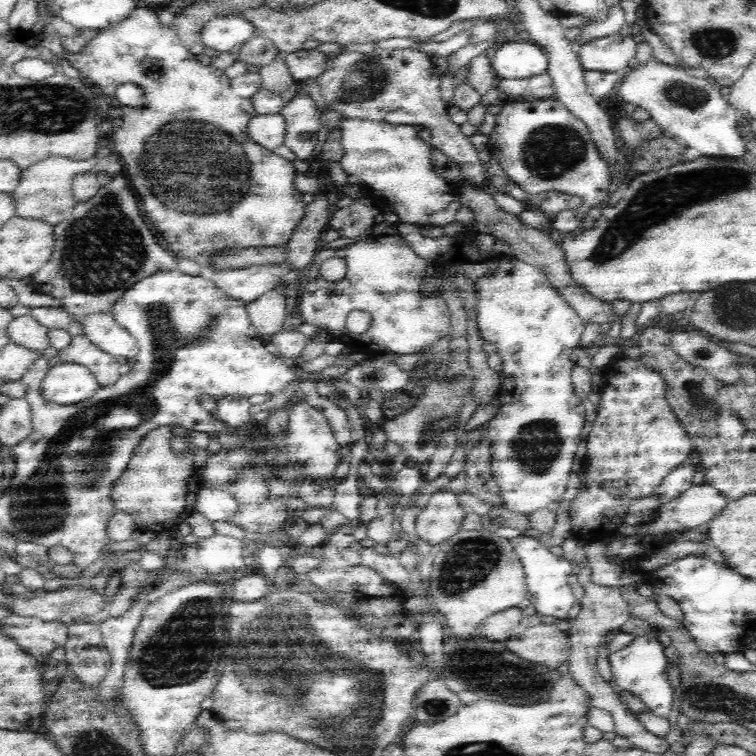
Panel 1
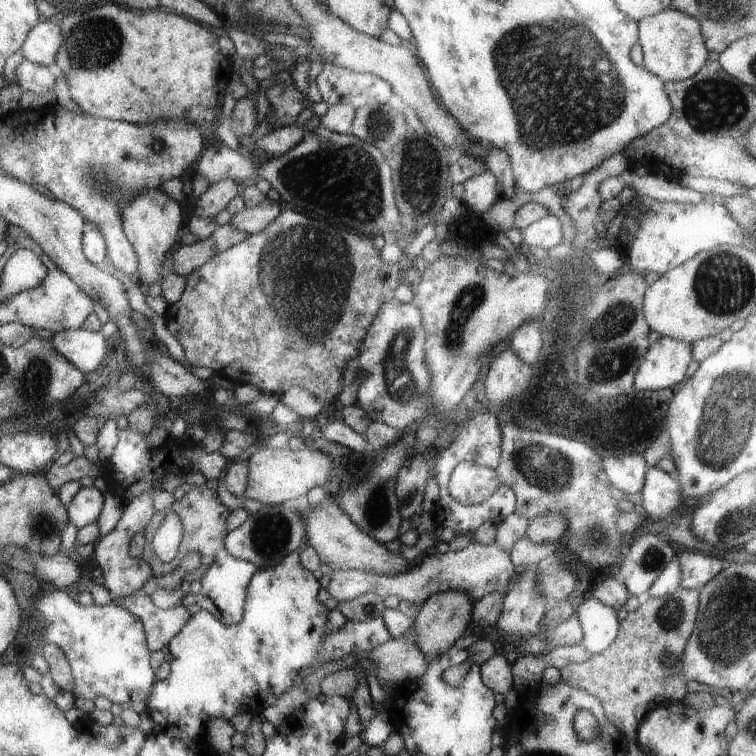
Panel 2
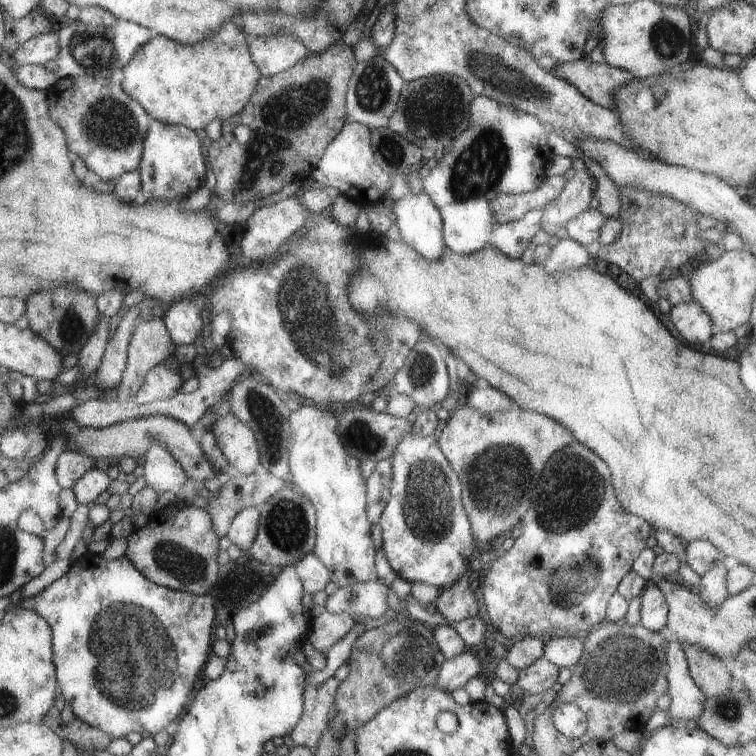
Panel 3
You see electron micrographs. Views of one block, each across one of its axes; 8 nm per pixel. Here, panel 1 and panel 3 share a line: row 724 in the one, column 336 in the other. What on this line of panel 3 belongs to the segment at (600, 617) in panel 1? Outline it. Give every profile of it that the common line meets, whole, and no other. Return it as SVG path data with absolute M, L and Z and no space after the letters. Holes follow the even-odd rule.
M317 611L312 619L308 642L323 658L331 646L341 640L341 637L348 632L353 623L352 616L347 614Z

